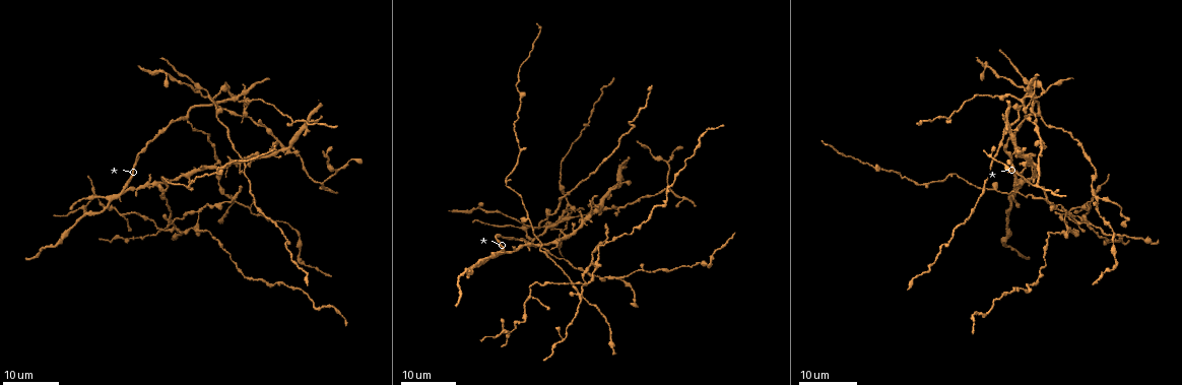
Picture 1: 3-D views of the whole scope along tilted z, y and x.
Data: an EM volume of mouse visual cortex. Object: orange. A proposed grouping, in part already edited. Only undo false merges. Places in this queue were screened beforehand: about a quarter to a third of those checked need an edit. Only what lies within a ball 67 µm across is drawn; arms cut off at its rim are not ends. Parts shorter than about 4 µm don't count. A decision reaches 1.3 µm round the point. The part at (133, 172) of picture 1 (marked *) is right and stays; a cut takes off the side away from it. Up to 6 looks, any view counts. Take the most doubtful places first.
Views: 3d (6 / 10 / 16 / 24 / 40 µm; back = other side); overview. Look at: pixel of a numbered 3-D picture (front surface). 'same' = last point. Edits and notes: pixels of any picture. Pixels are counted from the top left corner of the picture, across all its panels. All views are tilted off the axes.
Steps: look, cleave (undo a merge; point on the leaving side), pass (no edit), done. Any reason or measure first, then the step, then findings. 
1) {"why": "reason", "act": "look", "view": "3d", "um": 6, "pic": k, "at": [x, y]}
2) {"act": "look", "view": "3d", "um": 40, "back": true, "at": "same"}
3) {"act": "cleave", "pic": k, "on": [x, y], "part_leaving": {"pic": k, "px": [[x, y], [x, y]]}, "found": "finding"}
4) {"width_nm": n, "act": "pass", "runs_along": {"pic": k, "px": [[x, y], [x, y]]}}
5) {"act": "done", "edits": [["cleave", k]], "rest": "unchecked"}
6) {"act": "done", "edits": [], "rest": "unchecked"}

{"why": "arms part here", "act": "look", "view": "3d", "um": 24, "pic": 1, "at": [1070, 231]}

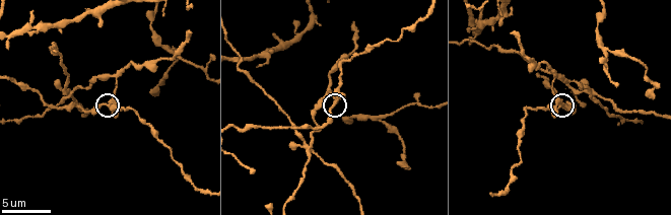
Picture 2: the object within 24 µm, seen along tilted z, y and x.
{"why": "zoom in", "act": "look", "view": "3d", "um": 10, "pic": 2, "at": [558, 108]}

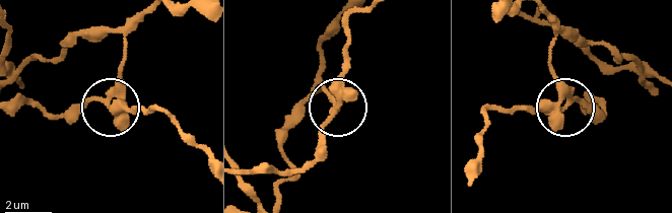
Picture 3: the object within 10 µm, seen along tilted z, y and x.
{"width_nm": 320, "act": "cleave", "pic": 3, "on": [118, 70], "found": "two neurons meet here"}

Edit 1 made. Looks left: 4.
{"why": "three arms meet", "act": "look", "view": "3d", "um": 24, "pic": 1, "at": [511, 330]}

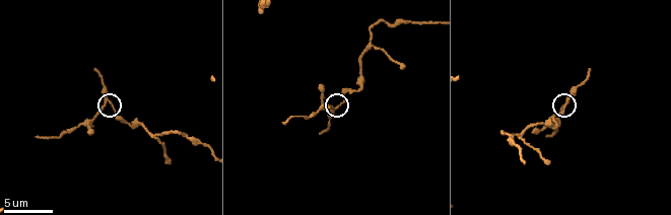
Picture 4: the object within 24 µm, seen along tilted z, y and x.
{"act": "look", "view": "3d", "um": 6, "pic": 4, "at": [114, 106]}

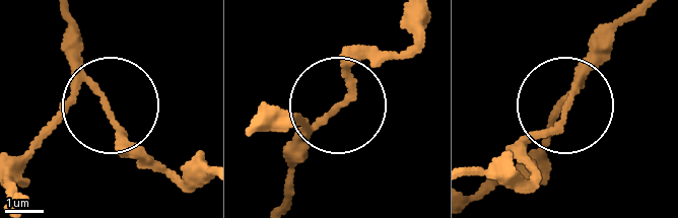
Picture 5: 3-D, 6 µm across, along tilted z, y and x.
{"width_nm": 110, "act": "pass", "found": "one neuron here"}

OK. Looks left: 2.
{"why": "branch point", "act": "look", "view": "3d", "um": 24, "pic": 1, "at": [108, 200]}

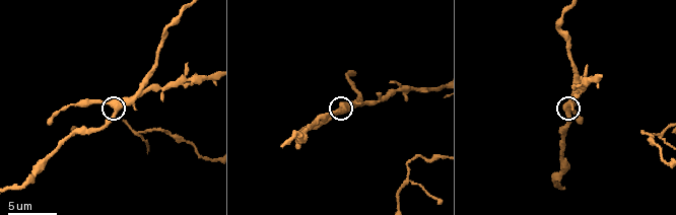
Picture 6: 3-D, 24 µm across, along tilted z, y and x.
{"why": "zoom in", "act": "look", "view": "3d", "um": 10, "pic": 6, "at": [115, 106]}

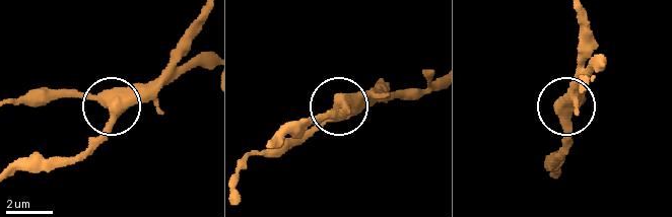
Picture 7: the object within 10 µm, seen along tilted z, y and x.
{"width_nm": 460, "act": "pass", "runs_along": {"pic": 7, "px": [[208, 10], [184, 51], [146, 84], [113, 101], [55, 93]]}, "found": "one neuron here"}

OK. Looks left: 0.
{"act": "done", "edits": [["cleave", 3]], "rest": "unchecked"}

